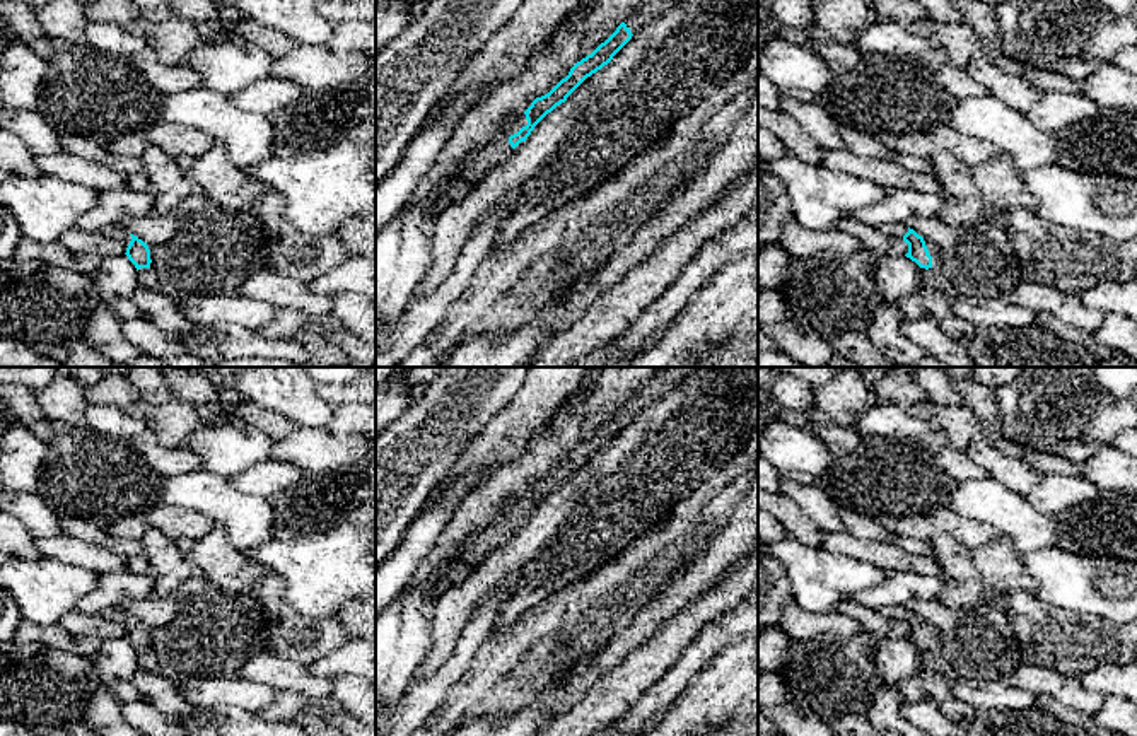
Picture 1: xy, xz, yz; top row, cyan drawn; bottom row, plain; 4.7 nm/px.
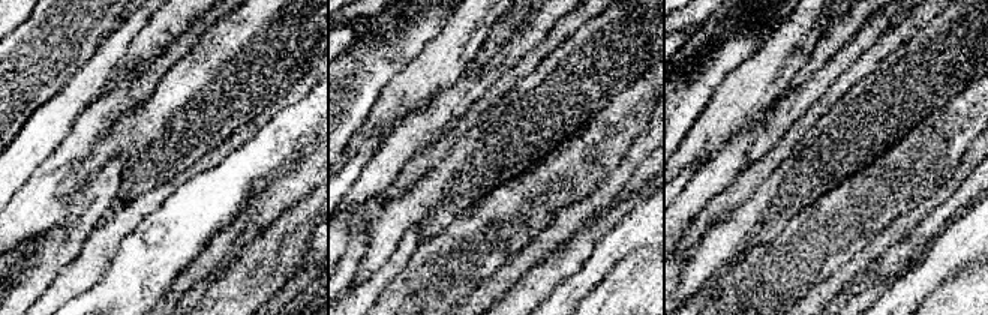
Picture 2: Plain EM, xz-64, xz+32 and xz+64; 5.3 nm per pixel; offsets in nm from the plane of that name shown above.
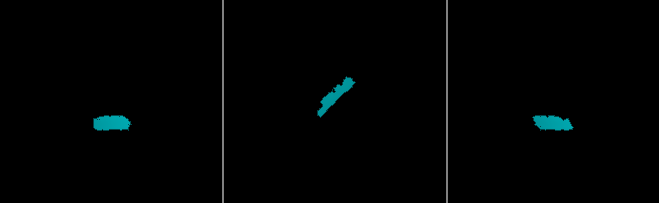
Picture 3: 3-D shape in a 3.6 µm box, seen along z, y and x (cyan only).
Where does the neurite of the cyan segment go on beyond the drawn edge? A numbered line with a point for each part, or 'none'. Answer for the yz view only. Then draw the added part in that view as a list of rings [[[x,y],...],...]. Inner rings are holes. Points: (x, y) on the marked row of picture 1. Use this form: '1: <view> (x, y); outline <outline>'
1: yz (934, 251); outline [[[925,241],[925,246],[929,249],[929,254],[932,256],[932,270],[939,270],[941,263],[942,263],[941,249],[937,246],[934,246],[932,242],[929,242],[929,241]]]

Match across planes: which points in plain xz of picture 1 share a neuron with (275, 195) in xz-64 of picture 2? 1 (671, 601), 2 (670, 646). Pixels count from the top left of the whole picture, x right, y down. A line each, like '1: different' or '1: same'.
1: different
2: same

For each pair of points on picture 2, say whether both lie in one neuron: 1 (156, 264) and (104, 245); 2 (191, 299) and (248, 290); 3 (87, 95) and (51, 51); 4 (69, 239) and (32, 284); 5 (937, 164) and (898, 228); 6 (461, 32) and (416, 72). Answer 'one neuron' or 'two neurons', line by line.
1: two neurons
2: two neurons
3: two neurons
4: one neuron
5: two neurons
6: one neuron

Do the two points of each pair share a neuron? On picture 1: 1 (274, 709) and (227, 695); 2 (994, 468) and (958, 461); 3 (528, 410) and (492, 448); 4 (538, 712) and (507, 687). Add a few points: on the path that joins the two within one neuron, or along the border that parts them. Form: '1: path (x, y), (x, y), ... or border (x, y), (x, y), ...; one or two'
1: border (282, 690), (256, 712); two
2: border (963, 451), (989, 477); two
3: path (519, 419), (501, 439); one
4: border (557, 677), (519, 707), (499, 709), (489, 716); two

